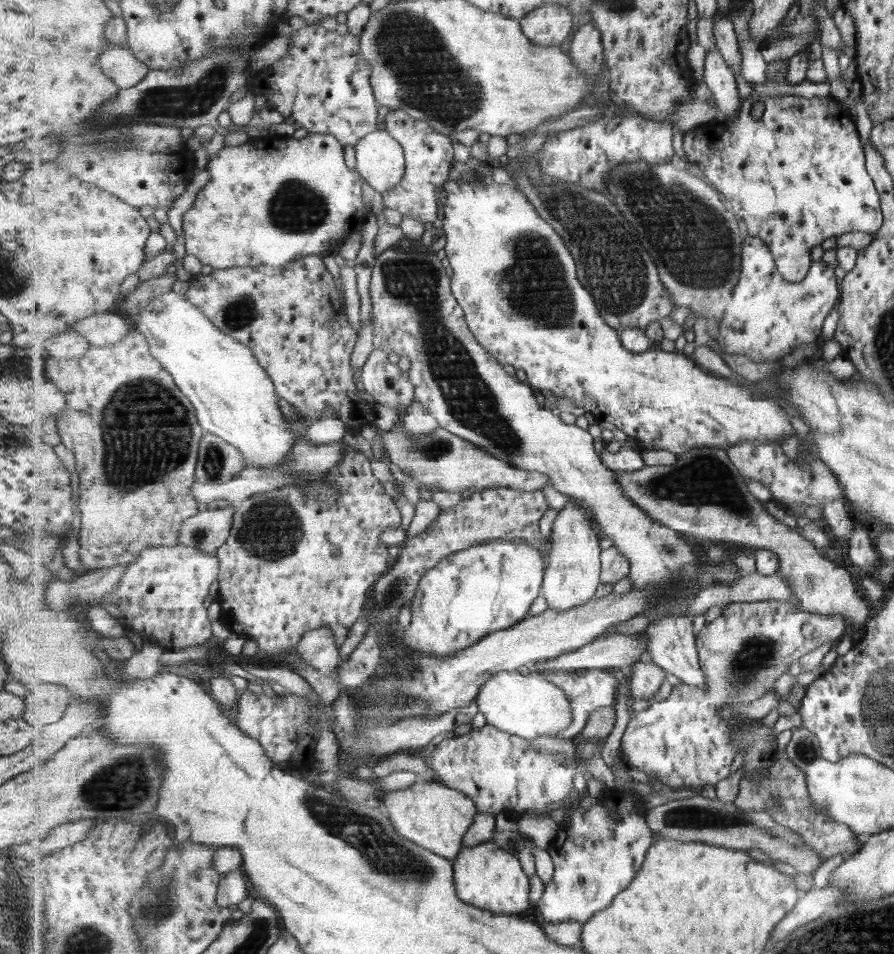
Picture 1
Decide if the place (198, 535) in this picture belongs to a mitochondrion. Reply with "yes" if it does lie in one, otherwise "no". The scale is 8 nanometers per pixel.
yes

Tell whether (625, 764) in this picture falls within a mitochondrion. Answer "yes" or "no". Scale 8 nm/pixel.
no

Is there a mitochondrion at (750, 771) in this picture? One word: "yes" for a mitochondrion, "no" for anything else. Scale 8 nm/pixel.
no

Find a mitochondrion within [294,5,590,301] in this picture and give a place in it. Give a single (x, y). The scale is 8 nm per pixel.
(436, 85)

